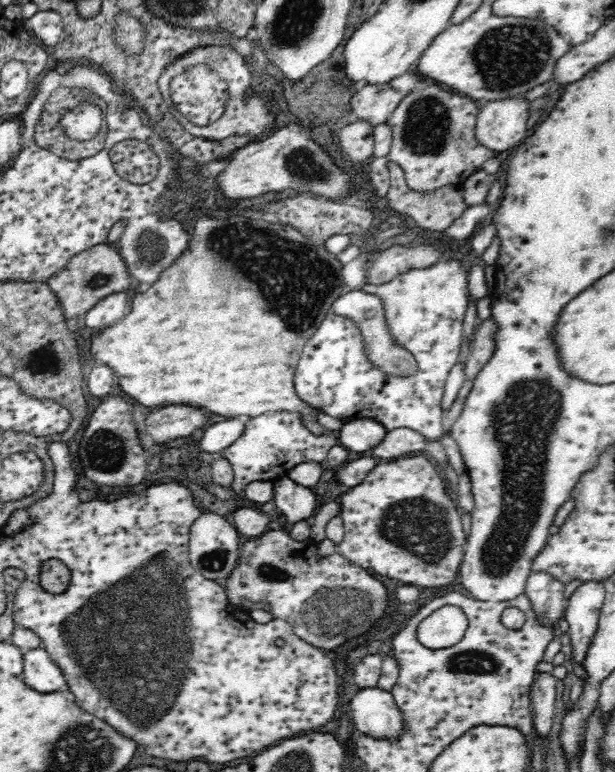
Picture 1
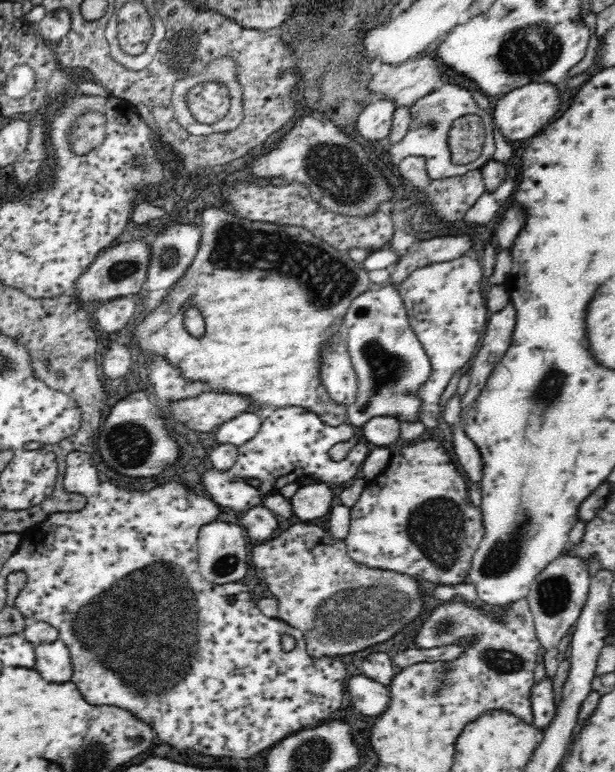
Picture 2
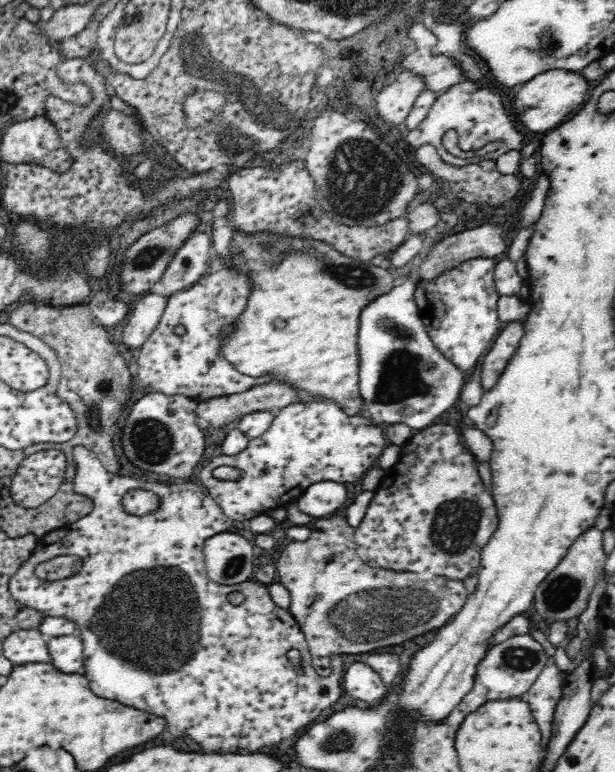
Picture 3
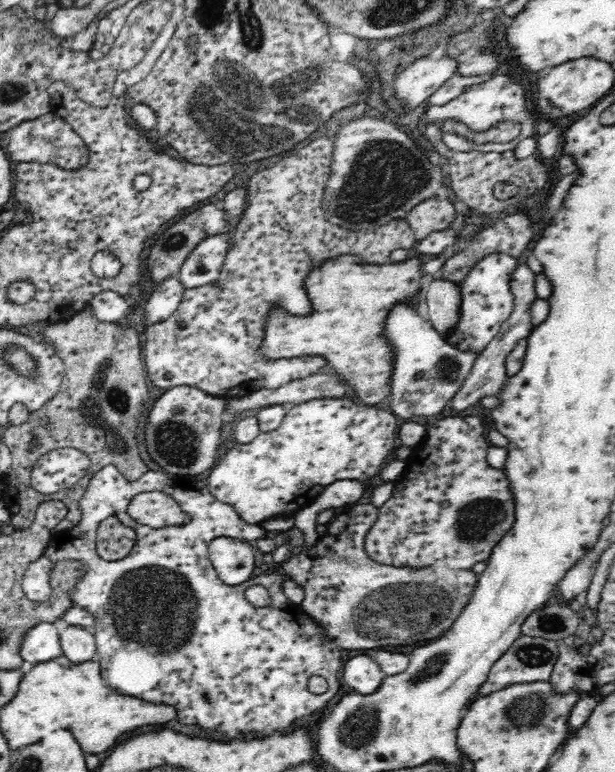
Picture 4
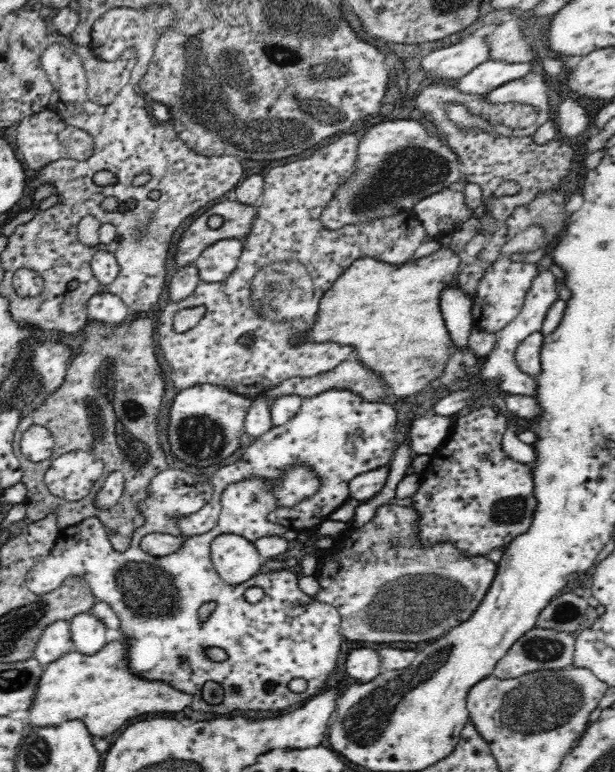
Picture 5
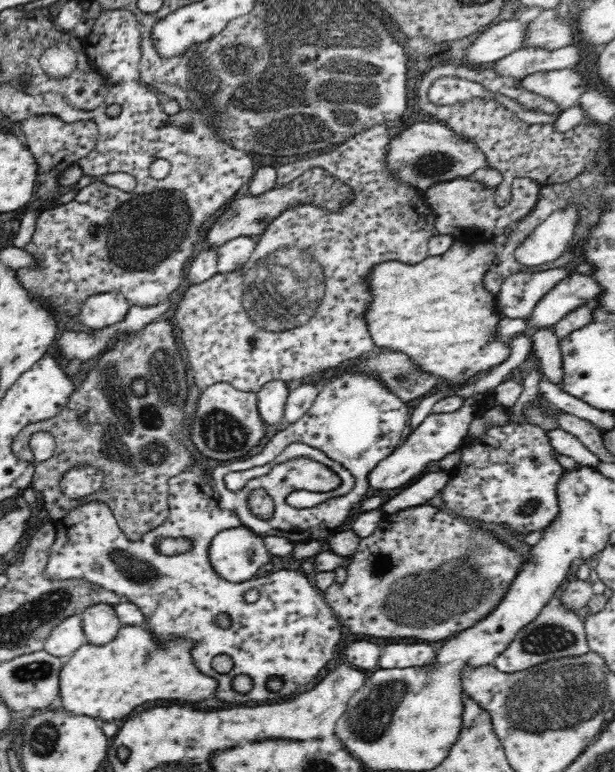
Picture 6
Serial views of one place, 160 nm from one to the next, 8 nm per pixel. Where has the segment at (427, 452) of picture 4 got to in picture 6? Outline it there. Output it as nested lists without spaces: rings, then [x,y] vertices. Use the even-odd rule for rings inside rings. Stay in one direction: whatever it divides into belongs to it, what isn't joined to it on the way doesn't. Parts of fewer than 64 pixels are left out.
[[[510,424],[506,427],[493,427],[483,438],[468,438],[462,446],[462,464],[454,468],[454,479],[441,493],[446,509],[468,517],[468,522],[495,523],[508,526],[512,532],[524,535],[545,529],[560,516],[559,485],[564,476],[564,466],[558,460],[558,450],[552,446],[548,432],[537,425]]]

